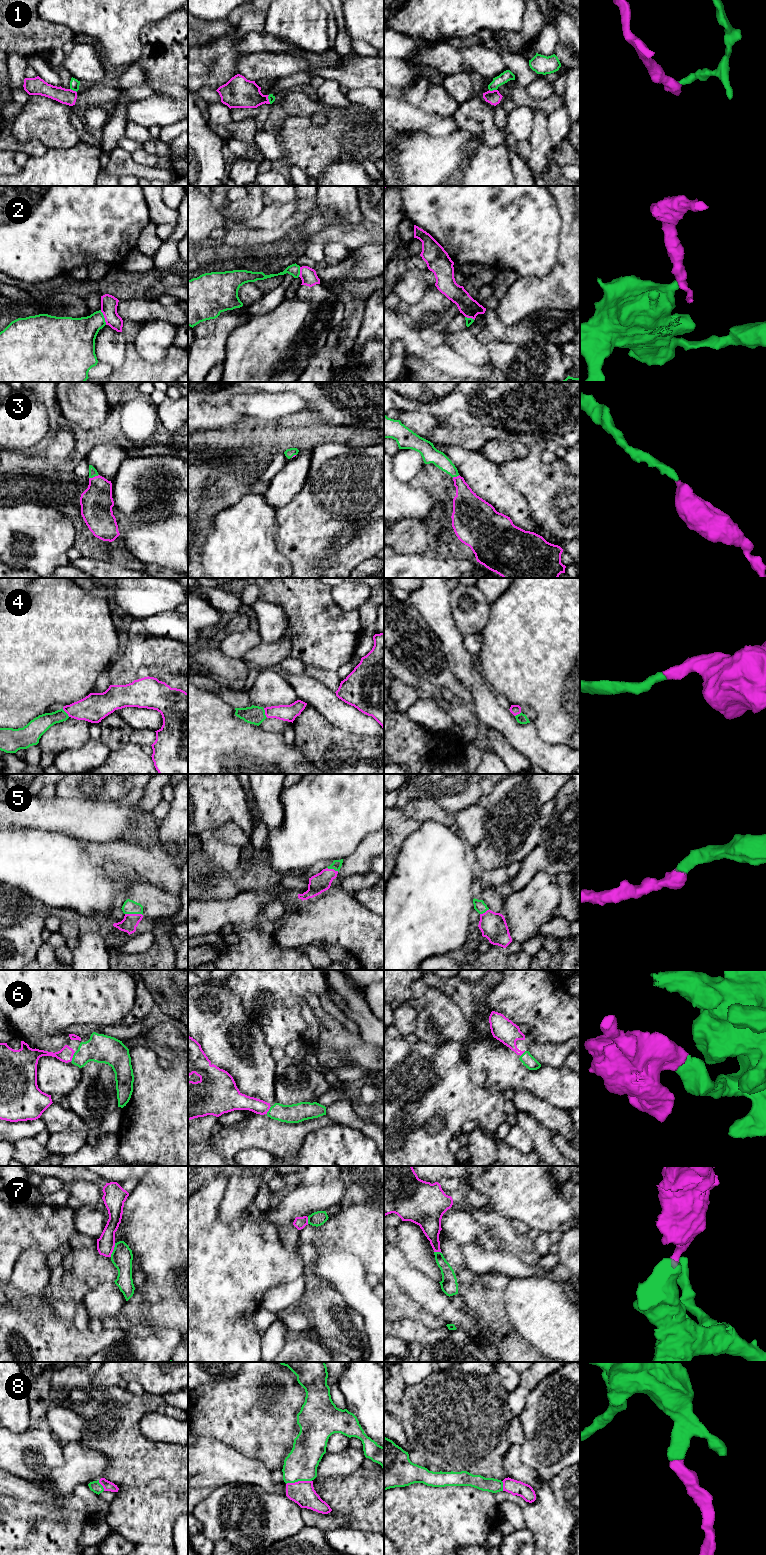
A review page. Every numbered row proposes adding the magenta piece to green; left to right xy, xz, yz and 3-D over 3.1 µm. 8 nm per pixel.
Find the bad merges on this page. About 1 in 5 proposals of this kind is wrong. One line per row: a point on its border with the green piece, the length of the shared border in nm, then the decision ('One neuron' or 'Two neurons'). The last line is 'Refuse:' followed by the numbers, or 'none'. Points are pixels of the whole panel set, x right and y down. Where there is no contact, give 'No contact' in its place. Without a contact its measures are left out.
1: Touches green at yz (493, 89). Shared border 60 nm. Two neurons
2: Touches green at xy (103, 317). Shared border 130 nm. Two neurons
3: Touches green at xy (93, 476). Shared border 90 nm. One neuron
4: Touches green at xz (264, 713). Shared border 90 nm. One neuron
5: Touches green at xy (134, 913). Shared border 140 nm. One neuron
6: Touches green at xy (73, 1057). Shared border 90 nm. One neuron
7: Touches green at xy (113, 1250). Shared border 120 nm. One neuron
8: Touches green at xz (298, 1480). Shared border 220 nm. One neuron
Refuse: 1, 2

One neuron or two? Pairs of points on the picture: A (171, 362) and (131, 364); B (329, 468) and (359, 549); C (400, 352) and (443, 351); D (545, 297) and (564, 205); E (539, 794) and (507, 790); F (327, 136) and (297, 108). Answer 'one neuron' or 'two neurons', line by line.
A: one neuron
B: one neuron
C: two neurons
D: one neuron
E: one neuron
F: two neurons

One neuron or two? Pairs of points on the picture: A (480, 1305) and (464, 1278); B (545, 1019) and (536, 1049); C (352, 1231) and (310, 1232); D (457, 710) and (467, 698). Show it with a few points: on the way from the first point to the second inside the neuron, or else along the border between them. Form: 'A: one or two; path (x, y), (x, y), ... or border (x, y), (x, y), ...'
A: one; path (477, 1298), (468, 1285)
B: two; border (534, 1041), (541, 1043), (562, 1042)
C: one; path (342, 1232), (320, 1232)
D: two; border (463, 702), (470, 706)

